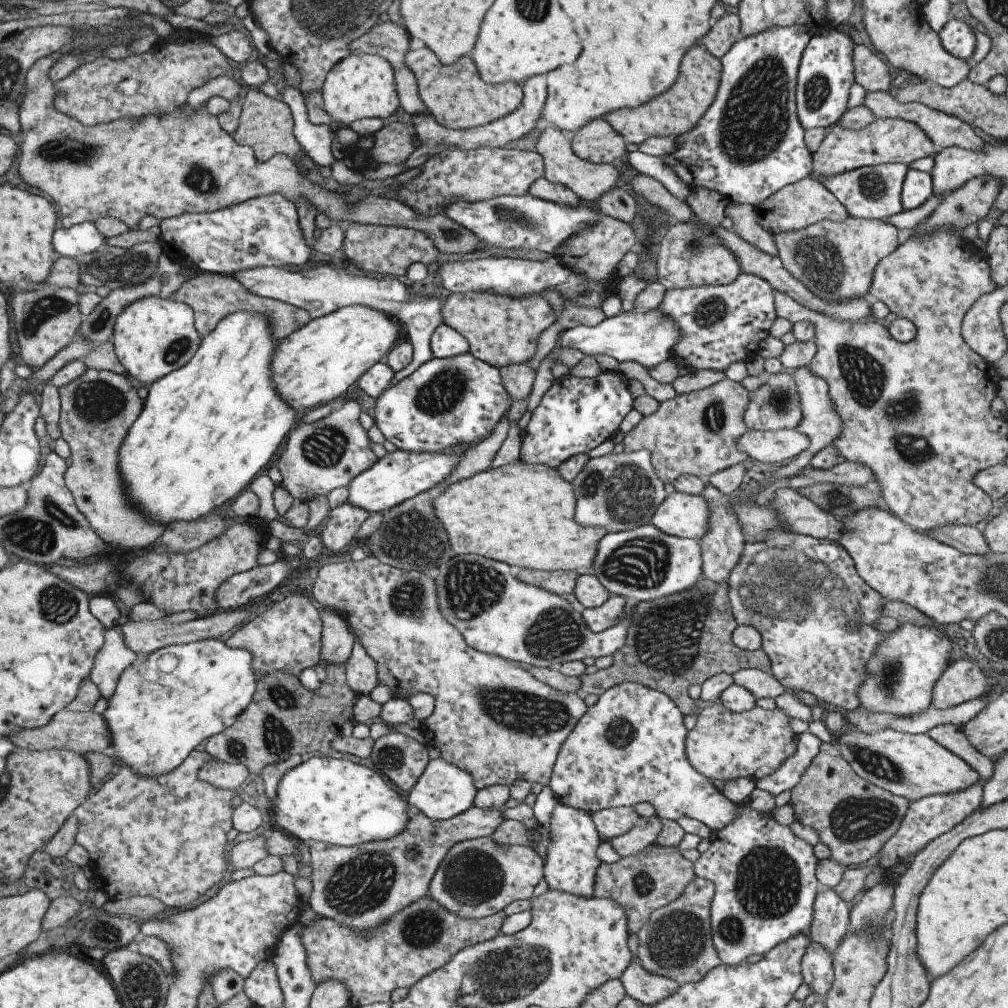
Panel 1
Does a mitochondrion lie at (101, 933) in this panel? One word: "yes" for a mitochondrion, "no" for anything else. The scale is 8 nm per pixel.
yes

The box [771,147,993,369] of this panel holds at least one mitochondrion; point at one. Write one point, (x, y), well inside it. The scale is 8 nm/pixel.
(817, 258)

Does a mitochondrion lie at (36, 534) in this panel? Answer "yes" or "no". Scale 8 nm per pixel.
yes

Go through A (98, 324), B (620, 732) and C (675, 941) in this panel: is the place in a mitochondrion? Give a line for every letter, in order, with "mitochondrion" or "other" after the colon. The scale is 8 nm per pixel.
A: mitochondrion
B: mitochondrion
C: mitochondrion

